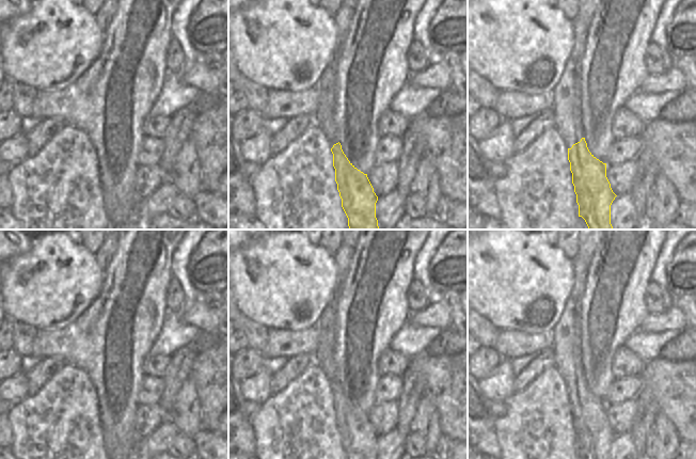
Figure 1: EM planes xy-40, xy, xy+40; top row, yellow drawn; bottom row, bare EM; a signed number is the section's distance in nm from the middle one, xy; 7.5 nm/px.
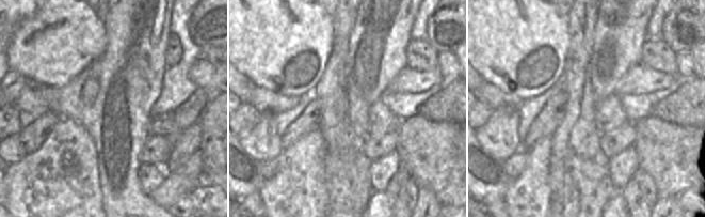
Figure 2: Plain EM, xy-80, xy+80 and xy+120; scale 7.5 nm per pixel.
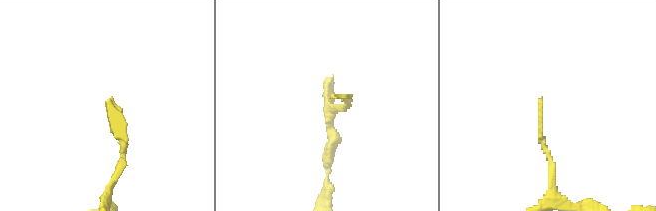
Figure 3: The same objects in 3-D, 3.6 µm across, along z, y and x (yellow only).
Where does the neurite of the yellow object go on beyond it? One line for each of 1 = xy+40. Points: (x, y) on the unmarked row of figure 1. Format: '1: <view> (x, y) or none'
1: xy+40 (567, 350)

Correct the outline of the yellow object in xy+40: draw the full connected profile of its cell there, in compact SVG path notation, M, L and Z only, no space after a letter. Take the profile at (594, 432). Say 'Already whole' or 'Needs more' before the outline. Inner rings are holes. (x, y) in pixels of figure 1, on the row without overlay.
Needs more. M582 257L572 258L574 269L574 286L568 299L564 312L553 331L553 352L555 354L555 367L568 387L568 399L572 412L572 423L579 444L579 456L584 459L611 459L611 444L617 436L606 416L606 402L597 398L588 389L585 380L585 371L581 361L581 345L579 341L579 319L572 318L572 310L581 303L587 280L589 262Z

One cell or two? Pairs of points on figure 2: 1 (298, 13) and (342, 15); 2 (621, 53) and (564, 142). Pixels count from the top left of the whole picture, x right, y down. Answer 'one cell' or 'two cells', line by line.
1: two cells
2: two cells

